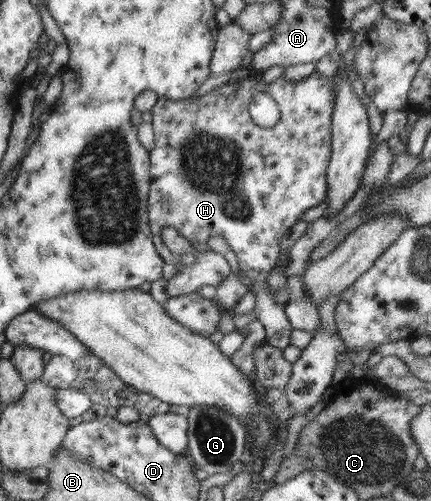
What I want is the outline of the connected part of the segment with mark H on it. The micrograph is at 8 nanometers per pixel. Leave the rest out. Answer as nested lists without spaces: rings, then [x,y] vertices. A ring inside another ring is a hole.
[[[312,73],[301,81],[290,81],[280,76],[275,81],[265,83],[263,80],[257,82],[255,76],[251,76],[247,79],[239,80],[237,92],[230,94],[229,96],[223,96],[219,94],[215,89],[211,92],[199,96],[199,98],[187,98],[184,100],[173,101],[166,97],[159,97],[155,102],[155,105],[151,109],[152,115],[152,127],[154,131],[154,146],[150,153],[150,168],[149,168],[149,199],[148,199],[148,211],[149,211],[149,229],[152,233],[152,240],[157,250],[157,254],[161,257],[161,260],[169,267],[169,270],[177,269],[185,265],[194,265],[197,262],[197,254],[207,252],[209,249],[207,241],[209,237],[221,235],[225,241],[229,244],[229,247],[235,252],[237,256],[237,262],[239,264],[240,271],[246,274],[246,276],[252,281],[251,292],[255,294],[256,306],[254,311],[256,318],[261,321],[266,329],[266,343],[269,346],[276,347],[277,349],[283,350],[289,345],[289,338],[291,337],[291,331],[293,328],[289,323],[288,317],[286,316],[285,310],[276,303],[274,299],[273,288],[266,282],[266,277],[276,267],[276,263],[279,260],[280,253],[280,242],[283,239],[283,235],[286,235],[291,229],[292,225],[295,225],[297,221],[301,219],[301,216],[308,210],[316,205],[319,205],[326,199],[327,195],[327,168],[331,157],[331,140],[332,140],[332,114],[334,111],[334,103],[336,102],[336,95],[333,92],[334,75],[332,77],[321,77],[318,73]],[[257,92],[265,92],[272,95],[272,98],[277,102],[278,109],[280,112],[279,122],[274,127],[260,127],[253,122],[253,119],[249,114],[249,102],[251,101],[252,95]],[[163,227],[173,227],[180,235],[185,237],[196,254],[187,253],[184,255],[177,255],[171,253],[169,248],[165,246],[163,240],[161,240],[161,229]]]

